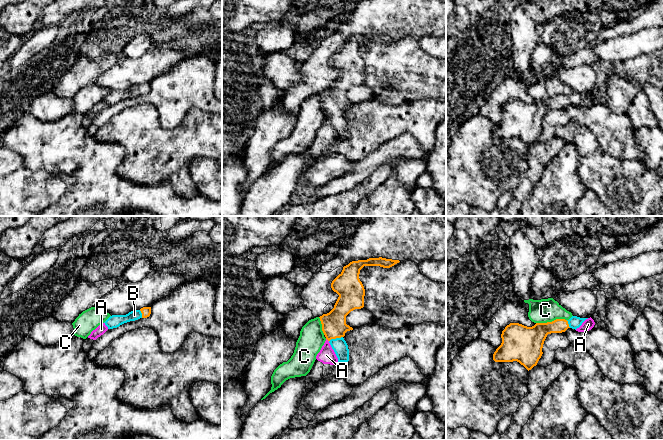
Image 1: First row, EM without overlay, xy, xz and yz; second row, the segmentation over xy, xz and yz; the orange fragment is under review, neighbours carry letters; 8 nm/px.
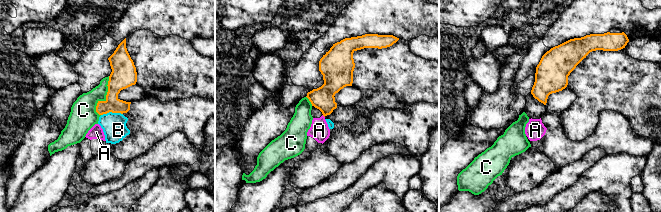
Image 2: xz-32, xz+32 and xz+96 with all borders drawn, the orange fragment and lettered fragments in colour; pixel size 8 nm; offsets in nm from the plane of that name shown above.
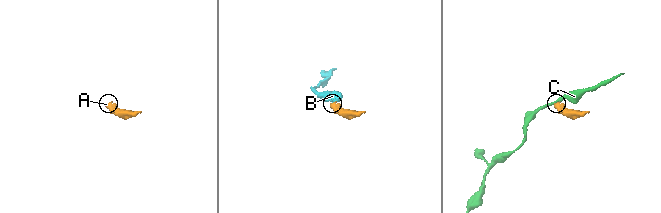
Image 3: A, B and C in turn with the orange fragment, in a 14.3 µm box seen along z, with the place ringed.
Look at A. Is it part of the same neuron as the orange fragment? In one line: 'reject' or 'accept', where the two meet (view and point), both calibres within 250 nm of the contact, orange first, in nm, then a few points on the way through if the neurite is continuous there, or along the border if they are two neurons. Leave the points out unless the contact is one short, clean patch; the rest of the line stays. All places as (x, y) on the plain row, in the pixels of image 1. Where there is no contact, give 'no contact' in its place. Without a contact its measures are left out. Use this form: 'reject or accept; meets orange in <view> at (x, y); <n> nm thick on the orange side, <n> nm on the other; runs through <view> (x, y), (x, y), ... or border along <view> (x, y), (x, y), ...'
reject; meets orange in xz at (327, 115); 190 nm thick on the orange side, 130 nm on the other; border along xz (326, 114), (328, 117)

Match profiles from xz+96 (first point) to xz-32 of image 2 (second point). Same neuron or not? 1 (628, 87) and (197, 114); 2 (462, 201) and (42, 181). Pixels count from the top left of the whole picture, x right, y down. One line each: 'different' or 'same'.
1: different
2: same

